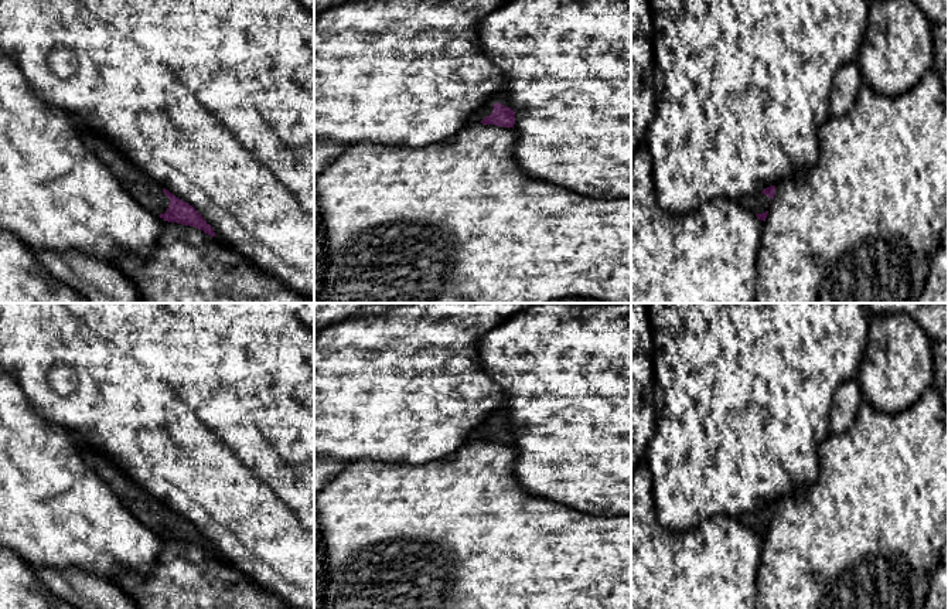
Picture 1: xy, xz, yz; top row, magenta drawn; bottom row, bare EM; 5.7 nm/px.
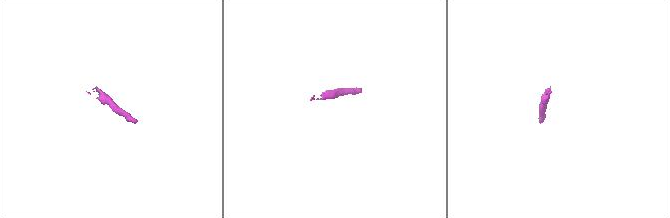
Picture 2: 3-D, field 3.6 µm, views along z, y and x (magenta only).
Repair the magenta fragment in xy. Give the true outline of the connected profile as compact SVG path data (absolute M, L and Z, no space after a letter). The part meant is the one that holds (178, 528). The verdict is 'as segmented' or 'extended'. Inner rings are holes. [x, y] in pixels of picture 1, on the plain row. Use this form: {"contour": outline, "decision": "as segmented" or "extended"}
{"contour": "M71 433L85 463L109 486L123 506L149 528L164 538L202 547L216 554L211 542L188 520L180 517L154 497L137 487L110 459Z", "decision": "extended"}

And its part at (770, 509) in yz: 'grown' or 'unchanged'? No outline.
grown

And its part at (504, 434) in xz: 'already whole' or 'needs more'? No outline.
needs more

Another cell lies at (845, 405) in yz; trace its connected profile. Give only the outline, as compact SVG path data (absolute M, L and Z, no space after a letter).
M857 378L843 382L831 402L829 433L842 435L852 429L857 419L863 392Z

